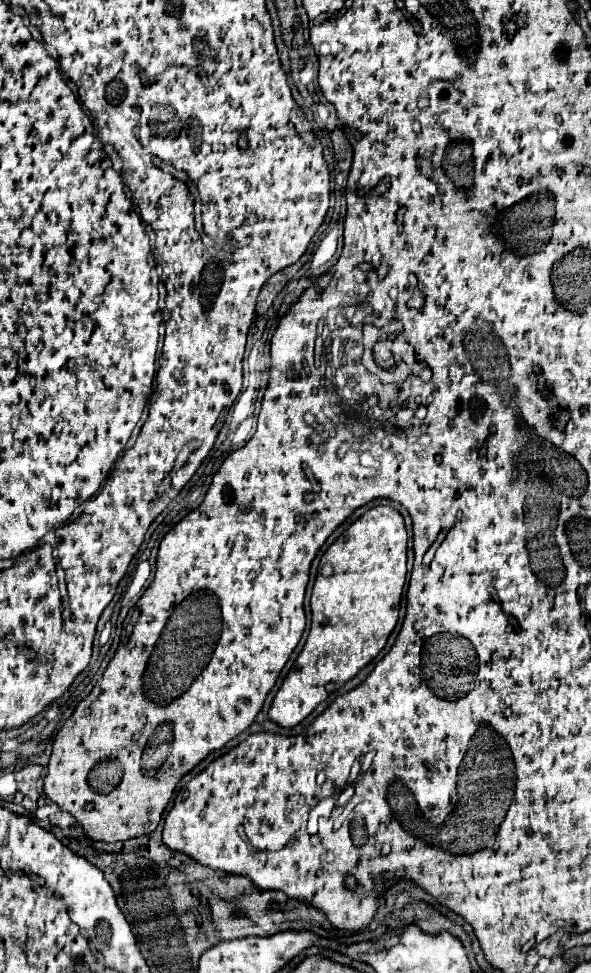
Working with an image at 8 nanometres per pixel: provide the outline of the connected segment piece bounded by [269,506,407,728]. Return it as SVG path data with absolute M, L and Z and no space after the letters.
M373 506L361 518L357 518L349 528L325 550L321 564L331 564L331 576L317 576L311 594L311 630L301 654L295 660L293 670L283 680L279 692L269 710L269 718L279 726L293 728L303 718L307 718L317 704L329 696L329 688L343 686L351 680L363 666L367 666L385 646L389 634L393 632L399 616L401 592L407 578L407 530L403 516L391 506Z

